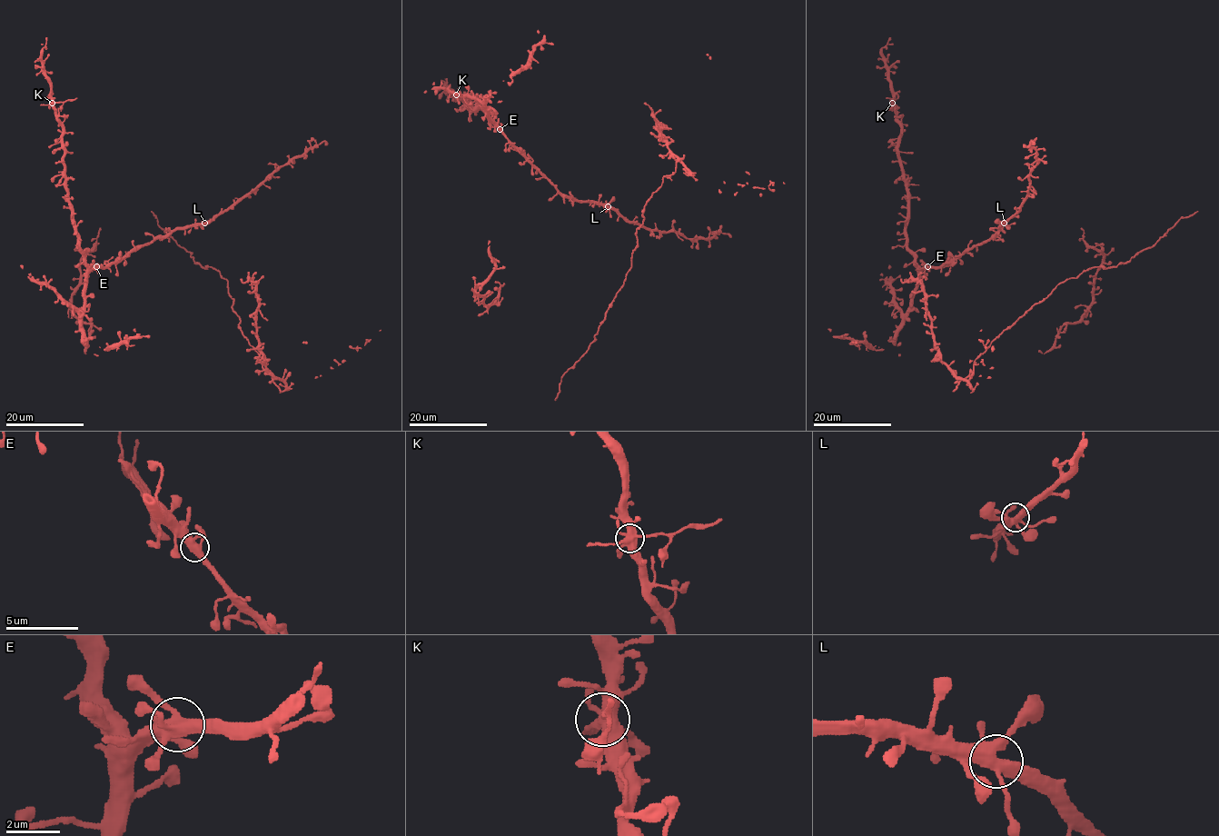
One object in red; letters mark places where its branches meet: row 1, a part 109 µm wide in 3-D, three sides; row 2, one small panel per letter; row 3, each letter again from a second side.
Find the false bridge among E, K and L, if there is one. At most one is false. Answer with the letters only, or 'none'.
K

